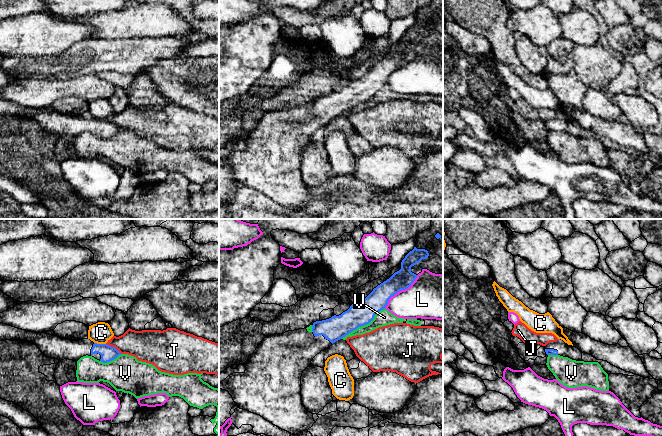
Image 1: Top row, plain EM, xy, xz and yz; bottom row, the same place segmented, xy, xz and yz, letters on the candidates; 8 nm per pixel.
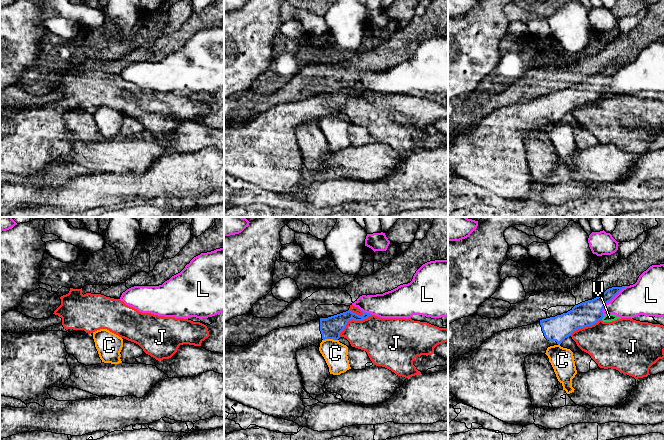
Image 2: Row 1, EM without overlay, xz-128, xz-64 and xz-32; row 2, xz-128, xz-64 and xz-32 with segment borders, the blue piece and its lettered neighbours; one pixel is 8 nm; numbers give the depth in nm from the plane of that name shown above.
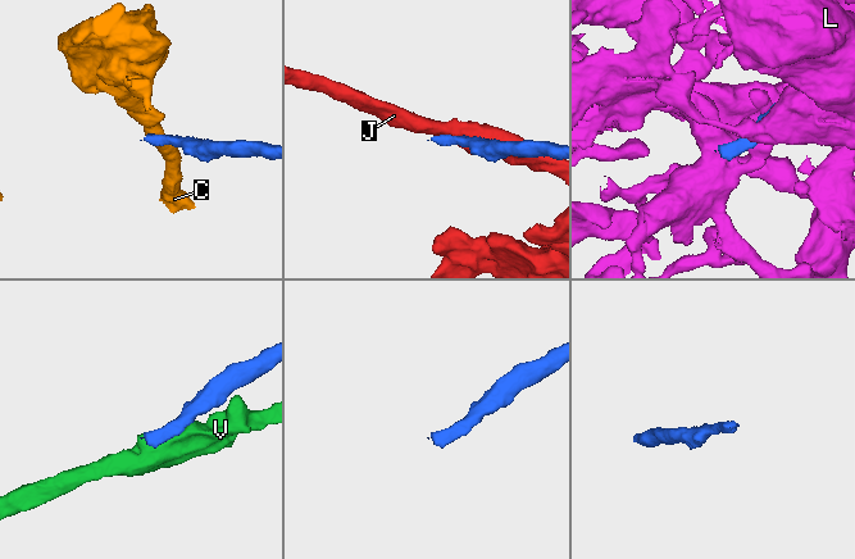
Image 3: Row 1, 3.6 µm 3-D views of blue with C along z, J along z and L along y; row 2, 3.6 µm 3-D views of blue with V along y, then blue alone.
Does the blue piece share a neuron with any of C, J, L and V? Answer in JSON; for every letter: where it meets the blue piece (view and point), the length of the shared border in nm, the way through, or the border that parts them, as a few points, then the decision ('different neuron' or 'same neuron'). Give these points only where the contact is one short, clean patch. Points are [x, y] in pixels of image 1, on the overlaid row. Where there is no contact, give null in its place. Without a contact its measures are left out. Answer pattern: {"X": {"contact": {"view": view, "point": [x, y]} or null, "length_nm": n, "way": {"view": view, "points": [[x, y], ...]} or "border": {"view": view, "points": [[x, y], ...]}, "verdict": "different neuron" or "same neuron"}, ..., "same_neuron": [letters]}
{"C": {"contact": {"view": "xy", "point": [100, 344]}, "length_nm": 100, "border": {"view": "xy", "points": [[94, 342], [105, 344]]}, "verdict": "different neuron"}, "J": {"contact": {"view": "xy", "point": [114, 347]}, "length_nm": 150, "verdict": "different neuron"}, "L": {"contact": {"view": "xz", "point": [400, 290]}, "length_nm": 380, "verdict": "different neuron"}, "V": {"contact": {"view": "xz", "point": [363, 325]}, "length_nm": 420, "verdict": "different neuron"}, "same_neuron": []}

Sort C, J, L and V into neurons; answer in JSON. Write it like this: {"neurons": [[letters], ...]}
{"neurons": [["C"], ["J"], ["L"], ["V"]]}

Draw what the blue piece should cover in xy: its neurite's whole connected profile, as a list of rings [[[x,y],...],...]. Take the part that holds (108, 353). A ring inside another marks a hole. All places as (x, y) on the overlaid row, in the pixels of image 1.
[[[0,323],[0,341],[23,340],[35,344],[44,356],[78,361],[83,356],[92,356],[107,363],[116,359],[121,353],[107,344],[97,344],[90,339],[70,340],[46,333],[30,332]]]

